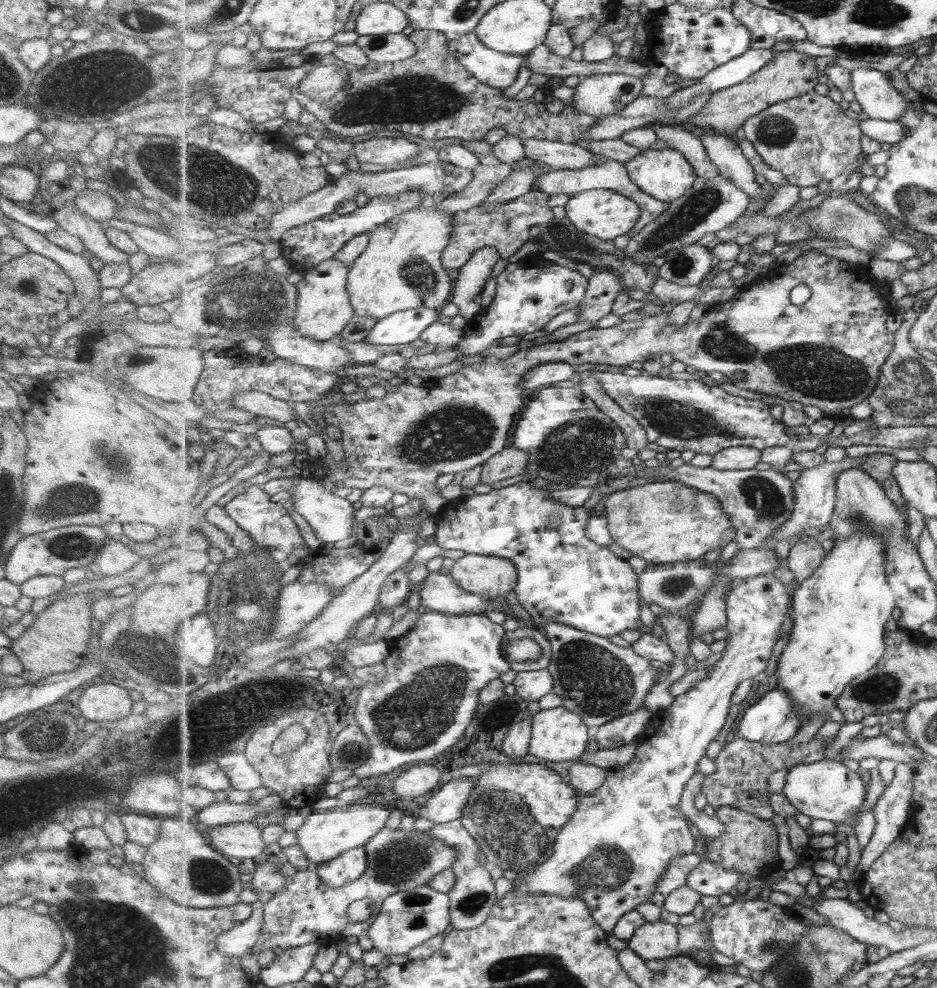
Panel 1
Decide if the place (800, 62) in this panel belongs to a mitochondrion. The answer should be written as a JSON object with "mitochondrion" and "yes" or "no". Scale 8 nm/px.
{"mitochondrion":"no"}

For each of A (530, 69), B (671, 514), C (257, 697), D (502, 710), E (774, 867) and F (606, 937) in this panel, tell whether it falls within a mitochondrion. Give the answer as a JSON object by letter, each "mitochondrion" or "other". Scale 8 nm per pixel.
{"A":"other","B":"other","C":"mitochondrion","D":"other","E":"other","F":"other"}

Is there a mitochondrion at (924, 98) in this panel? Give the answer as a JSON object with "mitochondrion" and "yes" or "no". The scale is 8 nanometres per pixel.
{"mitochondrion":"no"}

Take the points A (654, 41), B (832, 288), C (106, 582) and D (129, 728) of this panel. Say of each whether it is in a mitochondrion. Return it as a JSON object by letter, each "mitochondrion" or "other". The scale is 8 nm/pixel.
{"A":"other","B":"other","C":"other","D":"other"}

